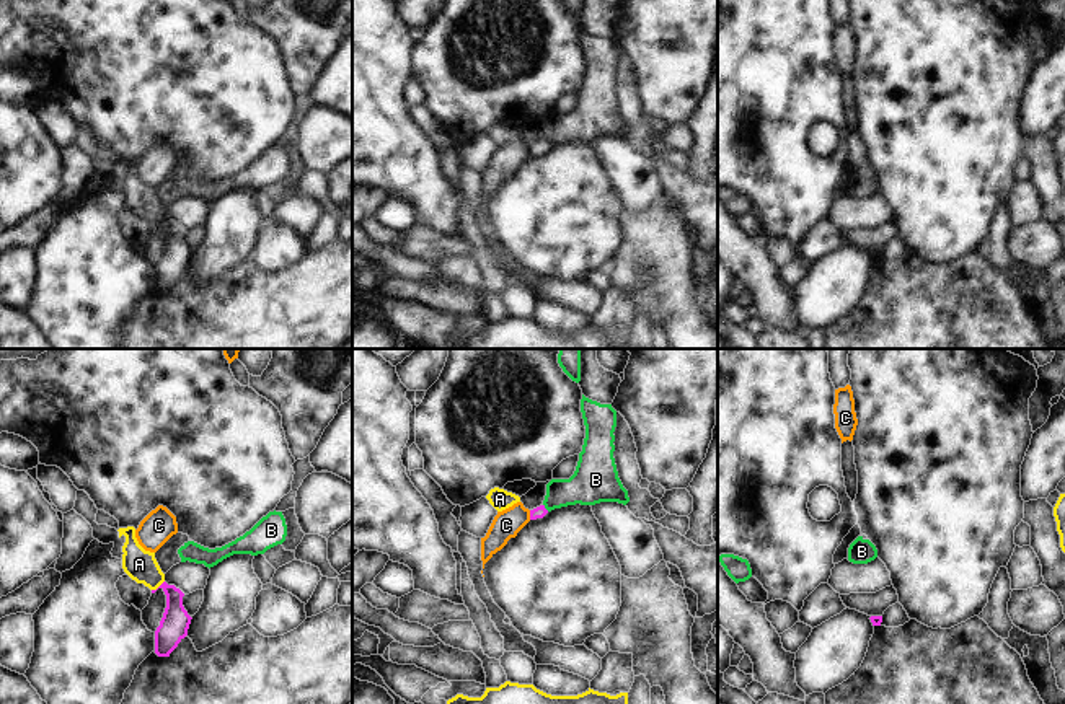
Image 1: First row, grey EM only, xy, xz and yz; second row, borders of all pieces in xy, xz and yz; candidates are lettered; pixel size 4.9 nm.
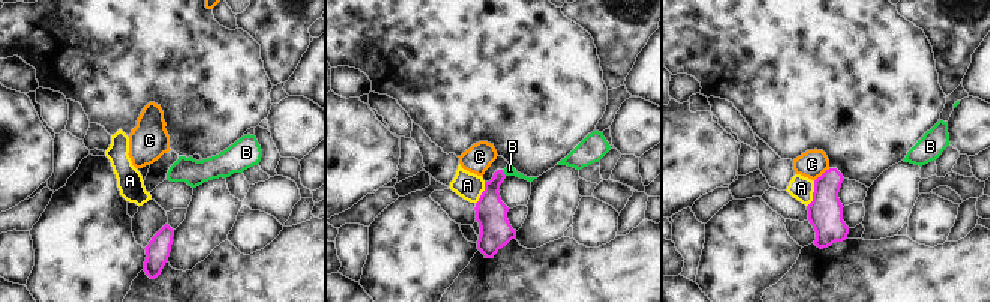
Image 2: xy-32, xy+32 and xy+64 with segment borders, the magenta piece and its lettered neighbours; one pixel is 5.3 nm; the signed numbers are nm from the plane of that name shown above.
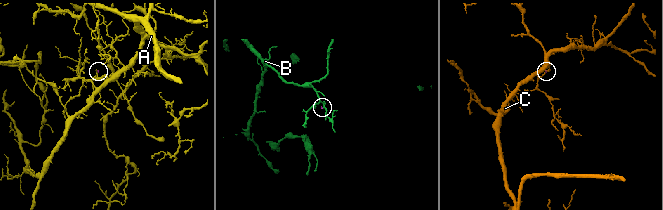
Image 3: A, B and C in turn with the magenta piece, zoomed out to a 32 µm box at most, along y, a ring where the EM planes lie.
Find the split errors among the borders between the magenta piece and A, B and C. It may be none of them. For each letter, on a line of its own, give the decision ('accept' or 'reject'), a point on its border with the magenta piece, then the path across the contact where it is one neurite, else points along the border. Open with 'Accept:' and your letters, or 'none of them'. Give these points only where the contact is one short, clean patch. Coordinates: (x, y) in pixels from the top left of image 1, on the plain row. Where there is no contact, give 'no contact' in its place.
Accept: none of them
A: reject; meets magenta in xy at (159, 222); border along xy (163, 215), (152, 225)
B: reject; meets magenta in xz at (543, 142); border along xz (543, 139), (548, 145)
C: reject; meets magenta in xz at (530, 150); border along xz (529, 145), (530, 154)

